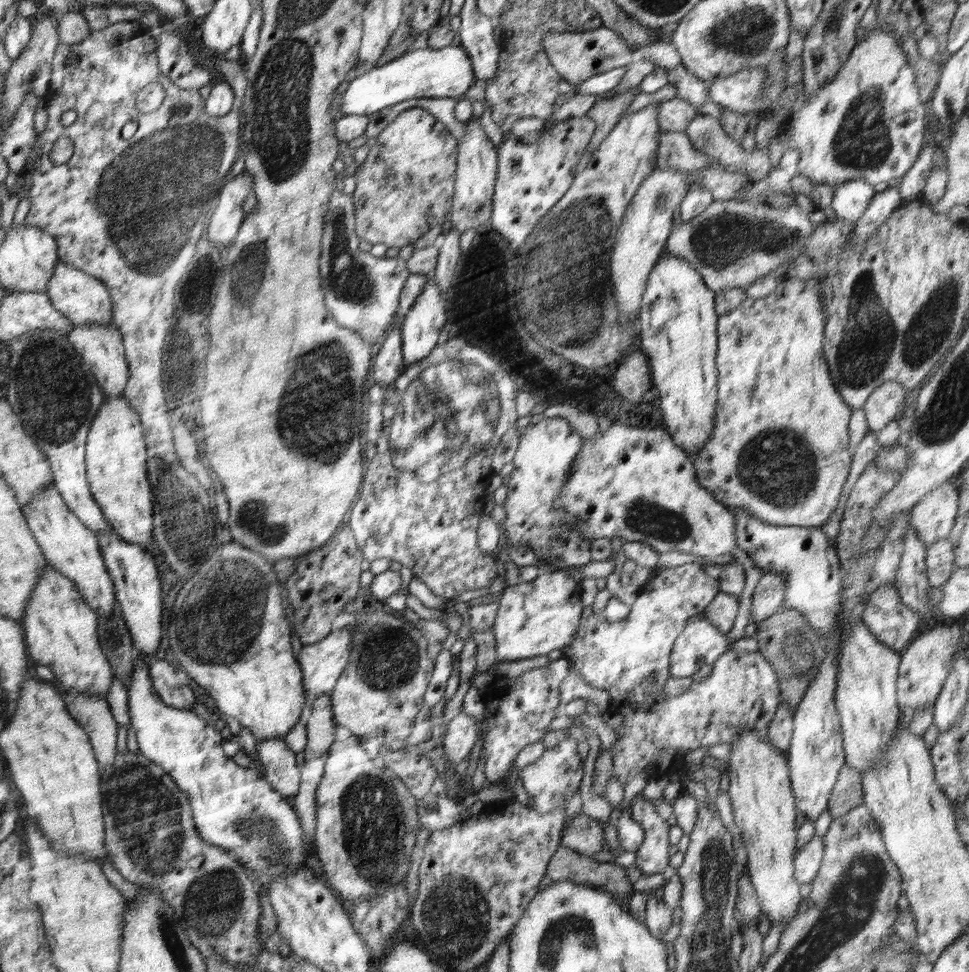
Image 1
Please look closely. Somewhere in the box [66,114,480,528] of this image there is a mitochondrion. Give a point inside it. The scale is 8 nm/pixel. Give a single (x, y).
(189, 157)

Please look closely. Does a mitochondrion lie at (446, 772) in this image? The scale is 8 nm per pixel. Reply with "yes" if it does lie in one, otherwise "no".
no

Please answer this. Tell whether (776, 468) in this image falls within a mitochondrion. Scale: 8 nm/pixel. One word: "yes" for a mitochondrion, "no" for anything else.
yes

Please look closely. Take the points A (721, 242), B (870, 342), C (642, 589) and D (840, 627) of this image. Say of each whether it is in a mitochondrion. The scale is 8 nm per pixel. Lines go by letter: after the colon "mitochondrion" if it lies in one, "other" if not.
A: mitochondrion
B: mitochondrion
C: other
D: other

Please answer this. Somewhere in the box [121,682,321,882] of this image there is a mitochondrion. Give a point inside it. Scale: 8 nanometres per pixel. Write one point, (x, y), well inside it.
(258, 829)

